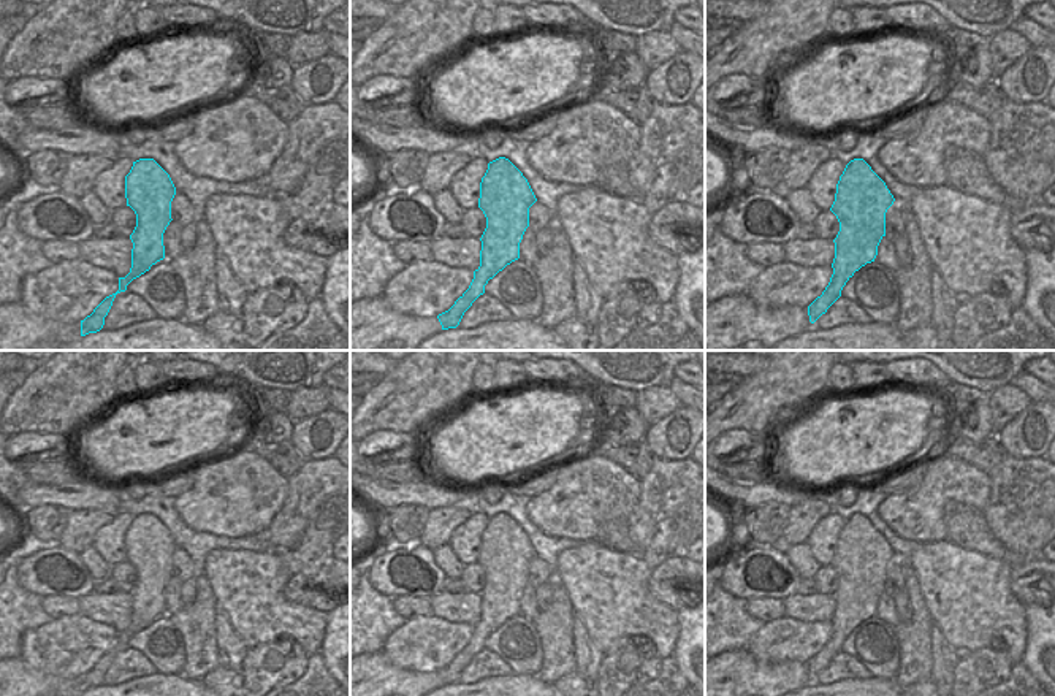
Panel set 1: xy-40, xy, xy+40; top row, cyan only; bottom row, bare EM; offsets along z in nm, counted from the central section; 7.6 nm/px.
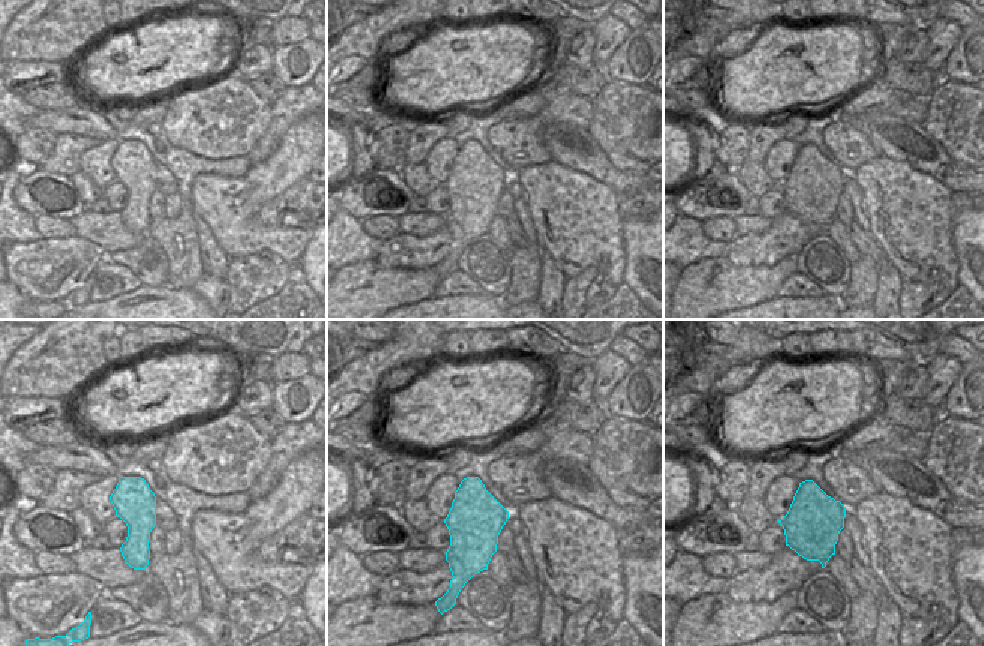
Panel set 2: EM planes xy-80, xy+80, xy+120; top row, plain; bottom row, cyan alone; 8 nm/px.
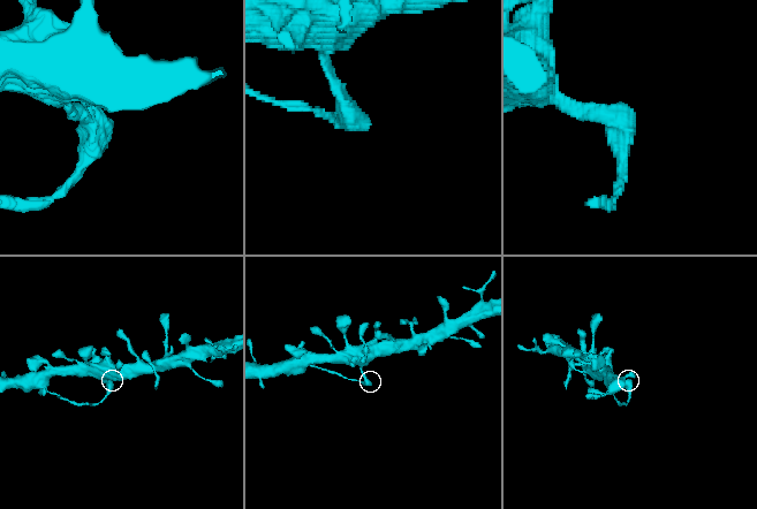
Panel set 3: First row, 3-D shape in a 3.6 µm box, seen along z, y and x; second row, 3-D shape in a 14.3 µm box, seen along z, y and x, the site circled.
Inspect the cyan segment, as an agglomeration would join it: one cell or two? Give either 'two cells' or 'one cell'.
two cells

